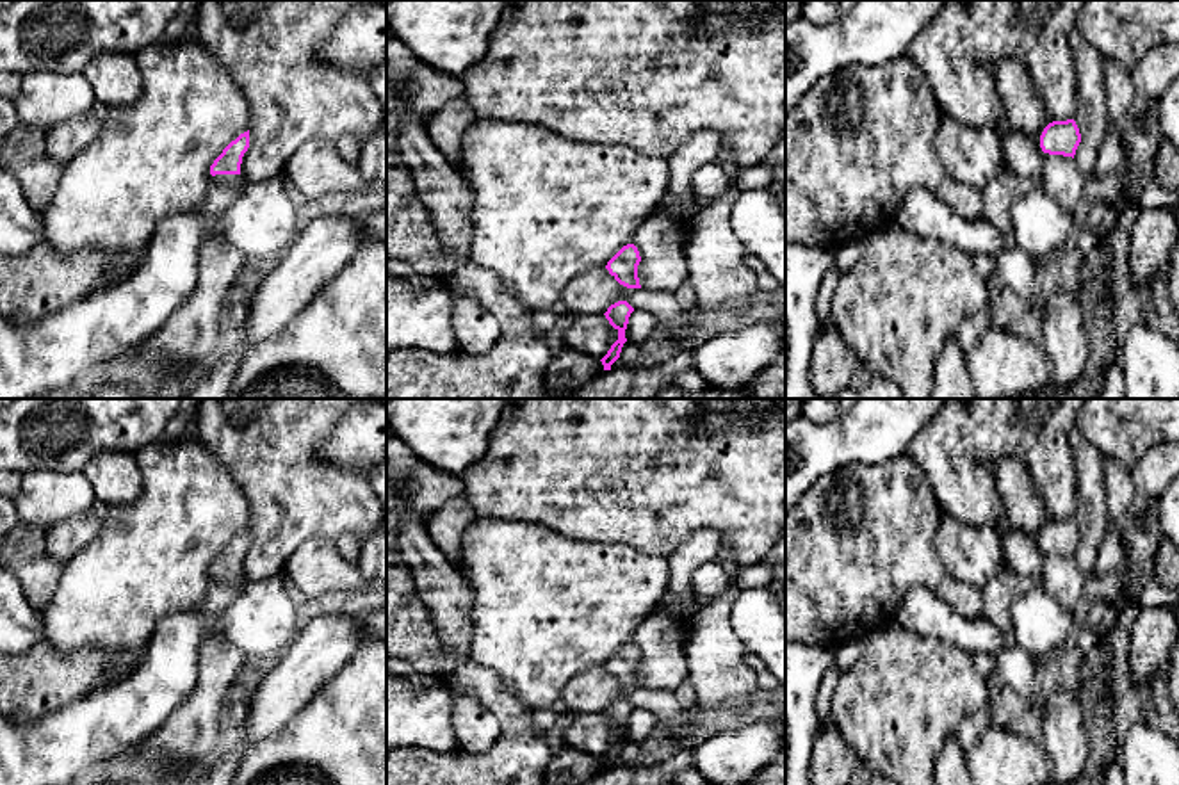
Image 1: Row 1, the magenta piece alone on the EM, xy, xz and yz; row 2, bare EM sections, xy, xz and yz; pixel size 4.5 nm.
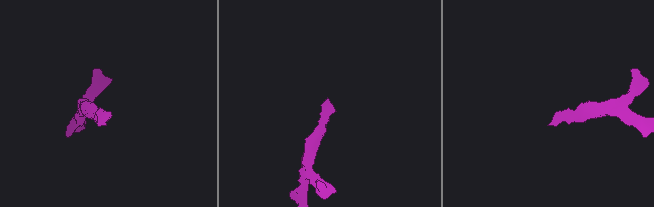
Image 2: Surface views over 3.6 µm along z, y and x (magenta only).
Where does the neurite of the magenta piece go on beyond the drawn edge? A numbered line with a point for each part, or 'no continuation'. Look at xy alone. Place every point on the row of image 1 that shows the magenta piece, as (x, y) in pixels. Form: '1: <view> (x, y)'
1: xy (234, 182)

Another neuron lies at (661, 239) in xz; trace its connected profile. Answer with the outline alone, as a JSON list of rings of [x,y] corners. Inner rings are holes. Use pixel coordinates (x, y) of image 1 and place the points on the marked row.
[[[654,212],[632,237],[641,262],[639,285],[645,290],[675,292],[687,278],[689,219]]]

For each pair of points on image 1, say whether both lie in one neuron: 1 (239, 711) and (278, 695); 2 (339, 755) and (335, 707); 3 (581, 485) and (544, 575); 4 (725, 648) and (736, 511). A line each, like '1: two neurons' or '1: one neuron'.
1: two neurons
2: one neuron
3: two neurons
4: two neurons

